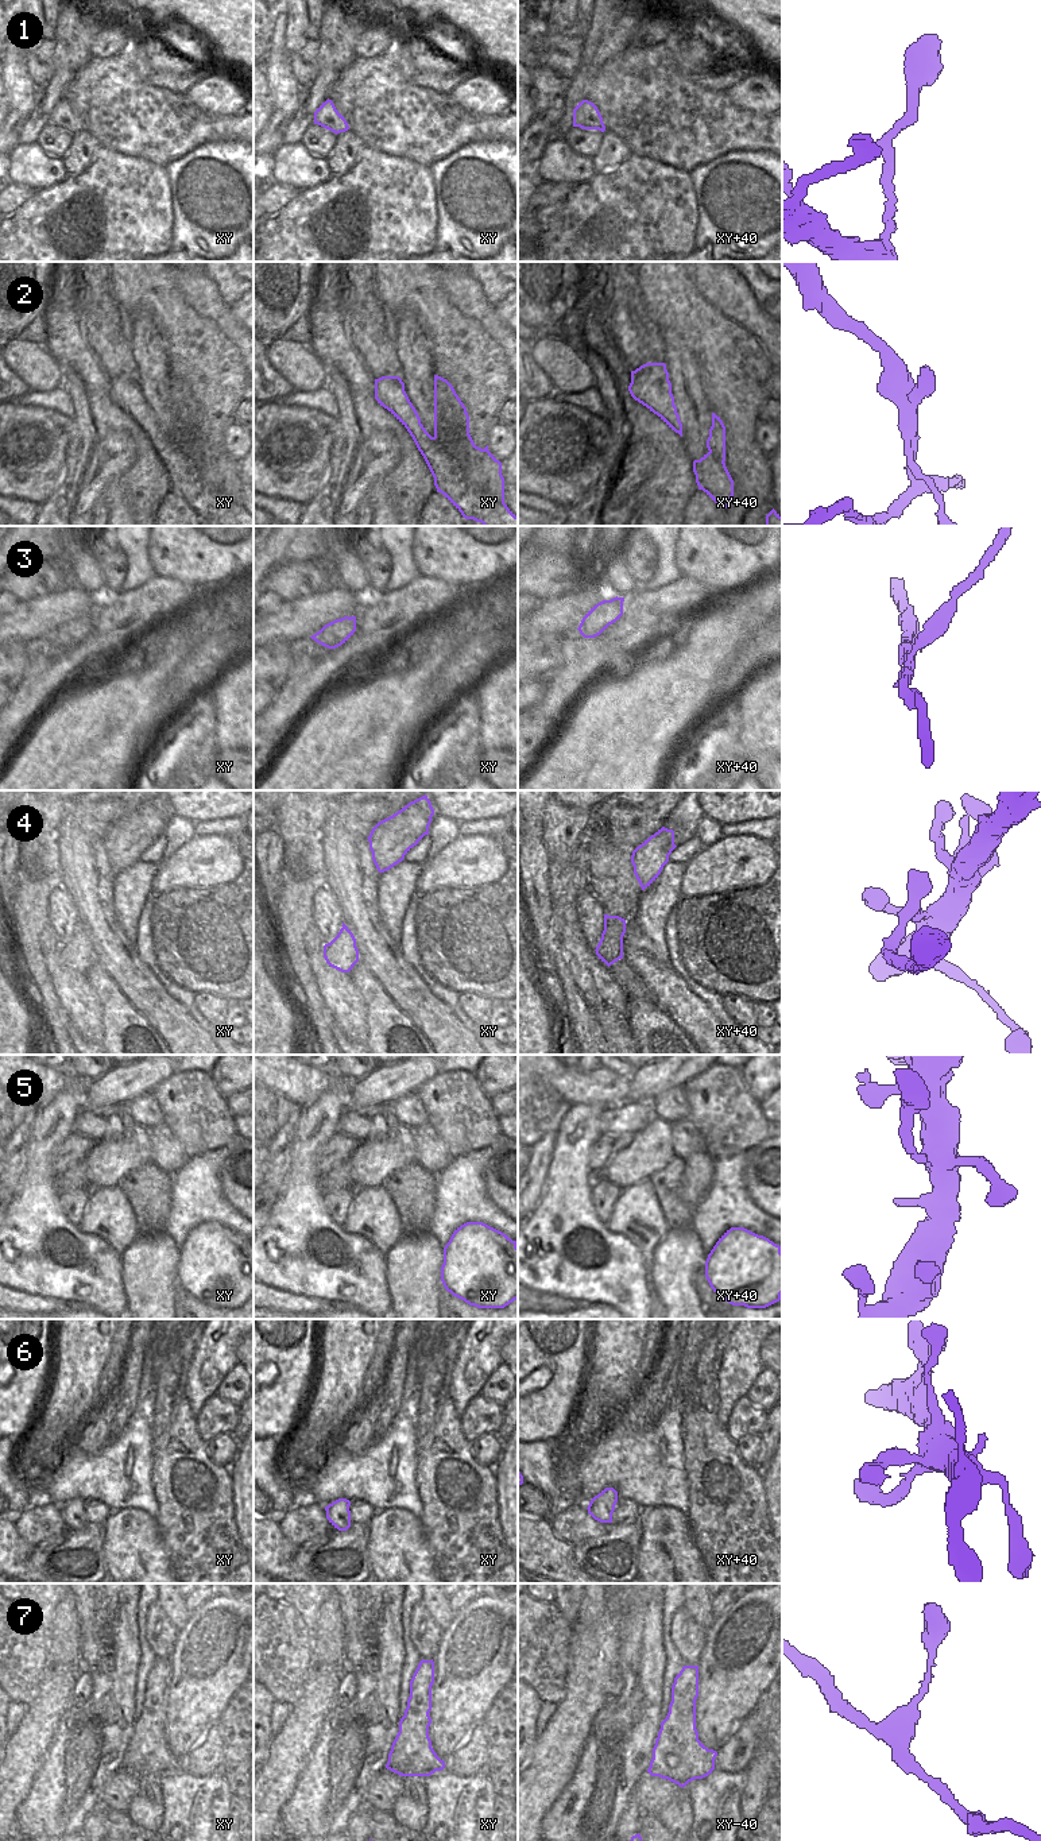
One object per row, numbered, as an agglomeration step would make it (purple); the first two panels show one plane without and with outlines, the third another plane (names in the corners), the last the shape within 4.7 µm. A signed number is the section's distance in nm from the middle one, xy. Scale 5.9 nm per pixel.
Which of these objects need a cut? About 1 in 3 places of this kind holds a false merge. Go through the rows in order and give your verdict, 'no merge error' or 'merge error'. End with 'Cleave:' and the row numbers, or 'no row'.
1: no merge error
2: merge error
3: merge error
4: no merge error
5: no merge error
6: no merge error
7: no merge error
Cleave: 2, 3

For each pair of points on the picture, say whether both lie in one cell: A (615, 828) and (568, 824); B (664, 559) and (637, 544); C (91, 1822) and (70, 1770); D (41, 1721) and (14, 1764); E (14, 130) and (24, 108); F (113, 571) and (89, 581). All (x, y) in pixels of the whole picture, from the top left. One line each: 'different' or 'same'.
A: different
B: different
C: different
D: same
E: same
F: different

